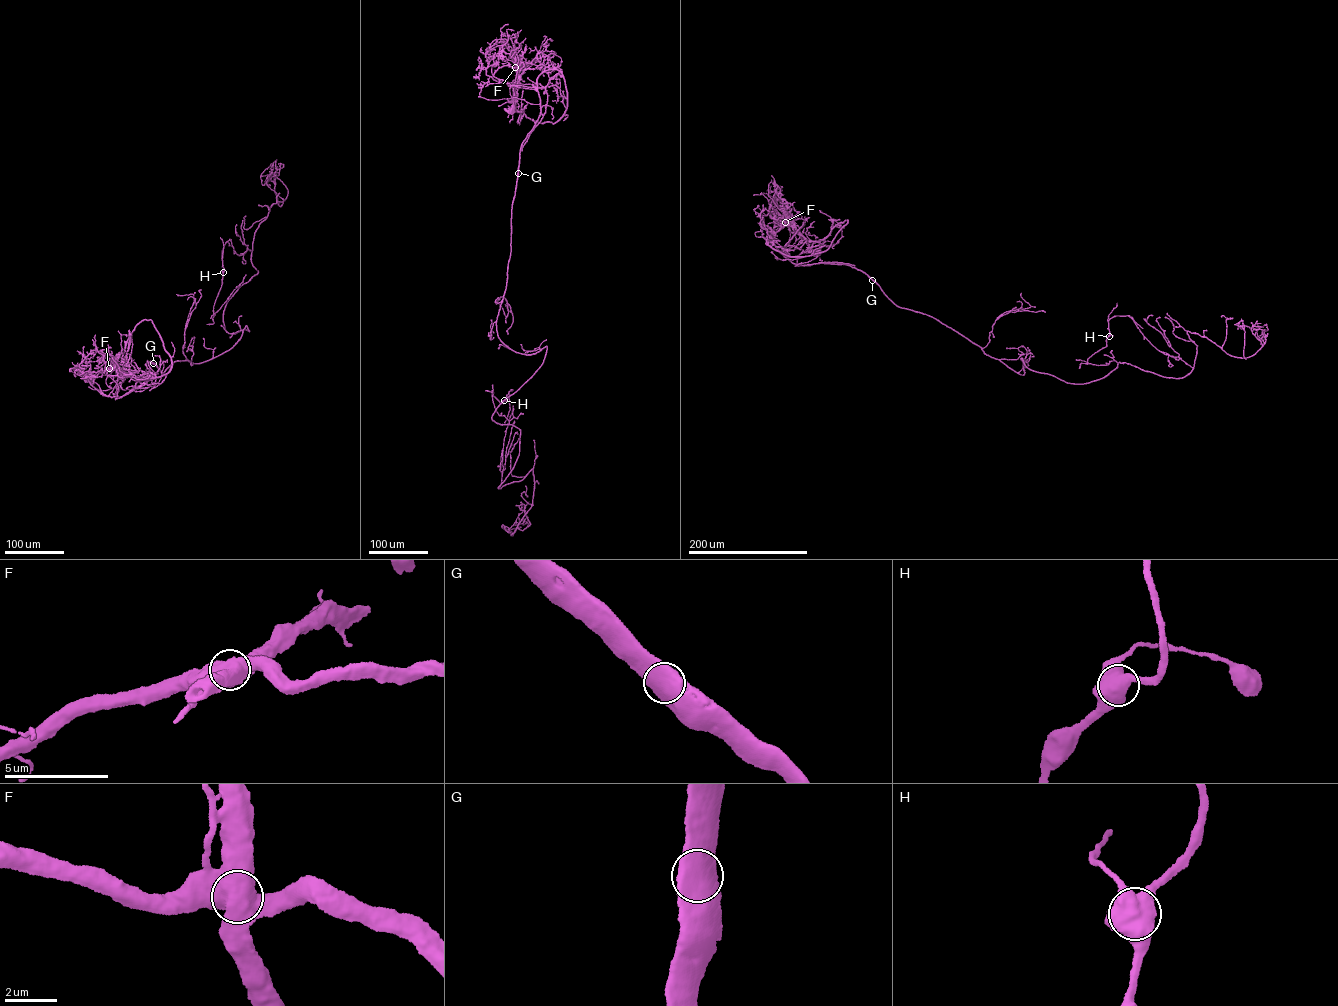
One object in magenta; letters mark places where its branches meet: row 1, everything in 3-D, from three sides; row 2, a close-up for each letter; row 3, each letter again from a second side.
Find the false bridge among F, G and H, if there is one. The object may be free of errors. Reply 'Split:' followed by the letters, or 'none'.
Split: F

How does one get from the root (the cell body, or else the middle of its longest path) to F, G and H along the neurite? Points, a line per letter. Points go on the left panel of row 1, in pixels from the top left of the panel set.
F: (123, 376), (116, 371), (123, 361), (120, 370), (114, 366), (109, 368)
G: (123, 376), (116, 371), (122, 361), (116, 385), (123, 389), (143, 391), (152, 381), (145, 363), (153, 363)
H: (123, 376), (142, 391), (148, 361), (201, 363), (249, 331), (224, 327), (238, 288), (213, 314), (223, 272)

